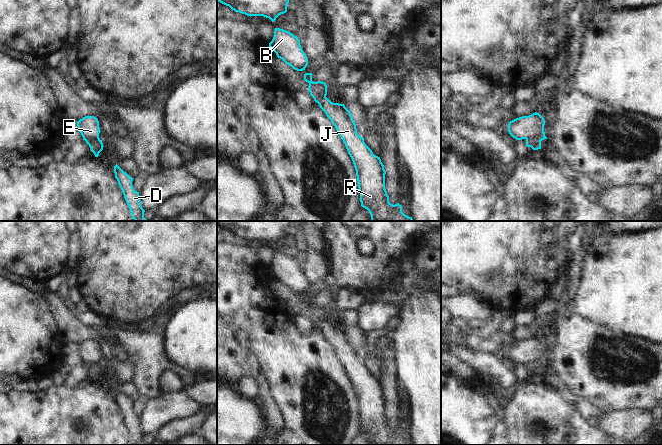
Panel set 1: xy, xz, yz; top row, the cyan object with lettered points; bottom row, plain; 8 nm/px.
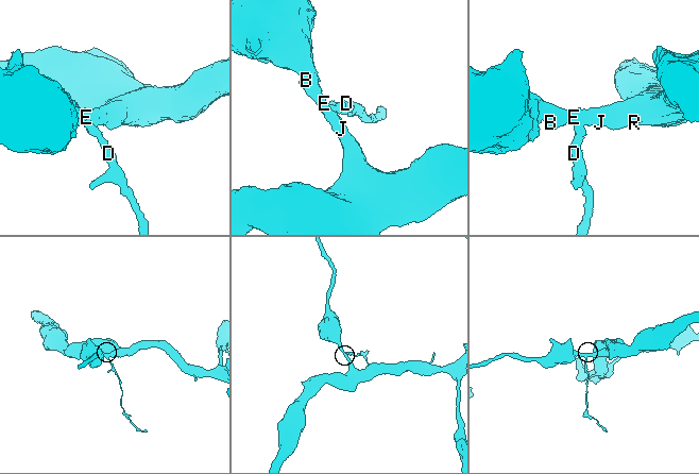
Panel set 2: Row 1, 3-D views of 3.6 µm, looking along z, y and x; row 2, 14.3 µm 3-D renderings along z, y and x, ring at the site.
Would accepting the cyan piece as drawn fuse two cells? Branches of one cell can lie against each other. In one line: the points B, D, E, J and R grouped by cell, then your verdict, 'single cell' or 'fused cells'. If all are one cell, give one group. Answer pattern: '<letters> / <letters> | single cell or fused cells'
B E J R / D | fused cells

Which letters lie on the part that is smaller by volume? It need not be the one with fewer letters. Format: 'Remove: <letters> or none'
Remove: D

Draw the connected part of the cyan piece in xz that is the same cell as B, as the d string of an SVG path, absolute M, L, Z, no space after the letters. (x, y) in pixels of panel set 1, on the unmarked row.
M275 252L269 271L278 282L297 295L305 294L308 289L308 282L301 272L300 264L286 254Z

